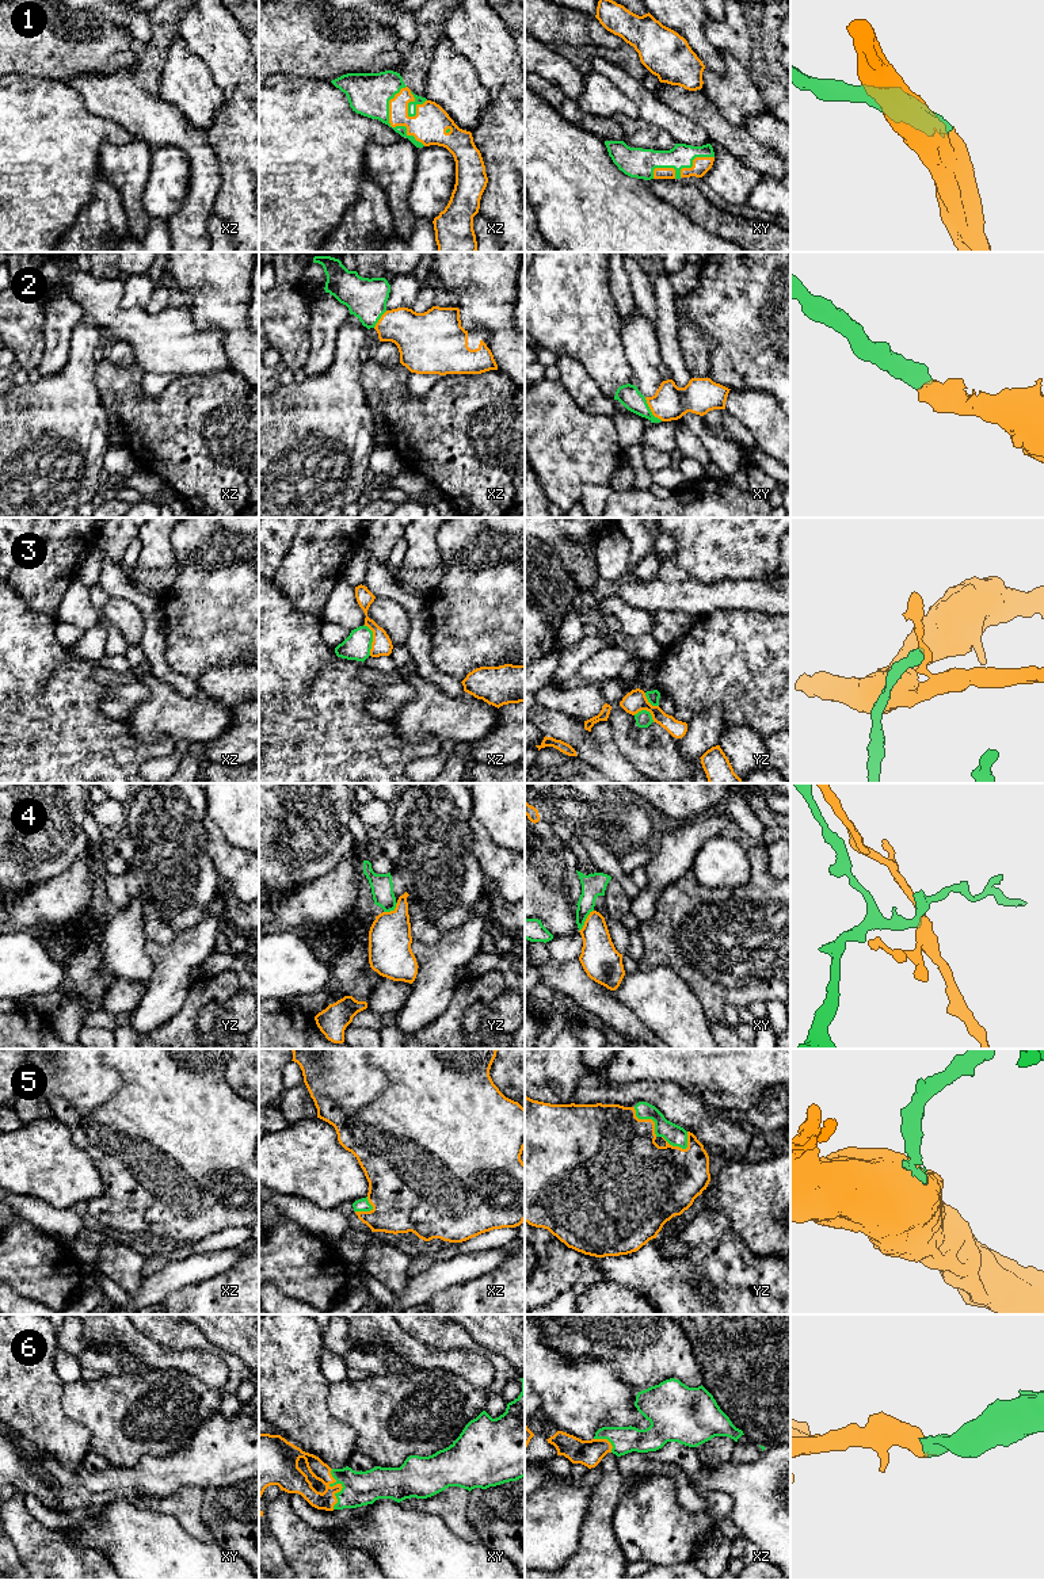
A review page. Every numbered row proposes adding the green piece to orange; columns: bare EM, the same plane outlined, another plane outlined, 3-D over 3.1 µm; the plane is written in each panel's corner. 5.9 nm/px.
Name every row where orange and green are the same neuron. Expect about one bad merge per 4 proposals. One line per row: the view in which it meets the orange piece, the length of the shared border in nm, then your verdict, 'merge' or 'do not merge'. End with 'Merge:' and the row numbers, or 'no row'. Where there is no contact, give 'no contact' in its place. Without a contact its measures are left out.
1: contact in xz; length 380 nm; merge
2: contact in xy; length 180 nm; merge
3: contact in xz; length 190 nm; do not merge
4: contact in xy; length 160 nm; do not merge
5: contact in yz; length 220 nm; merge
6: contact in xy; length 240 nm; merge
Merge: 1, 2, 5, 6

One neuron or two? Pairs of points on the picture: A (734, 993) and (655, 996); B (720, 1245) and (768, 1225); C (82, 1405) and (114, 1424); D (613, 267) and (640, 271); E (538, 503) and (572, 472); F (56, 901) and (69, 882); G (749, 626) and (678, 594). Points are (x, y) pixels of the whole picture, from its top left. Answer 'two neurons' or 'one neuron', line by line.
A: two neurons
B: two neurons
C: one neuron
D: two neurons
E: two neurons
F: one neuron
G: two neurons

